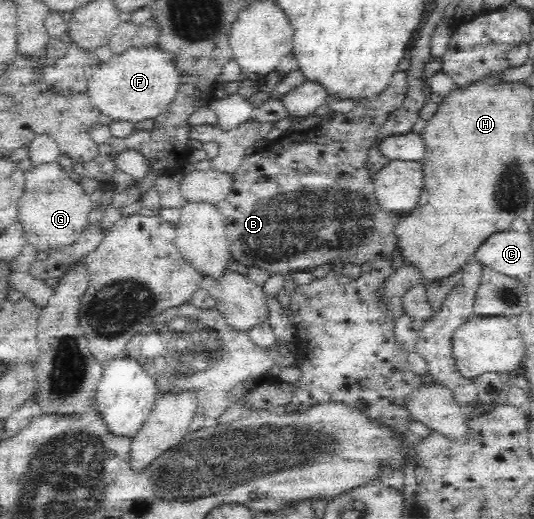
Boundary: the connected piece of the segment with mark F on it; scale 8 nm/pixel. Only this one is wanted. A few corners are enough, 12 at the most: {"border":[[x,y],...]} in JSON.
{"border":[[156,46],[99,64],[88,97],[135,124],[166,113],[180,76]]}

